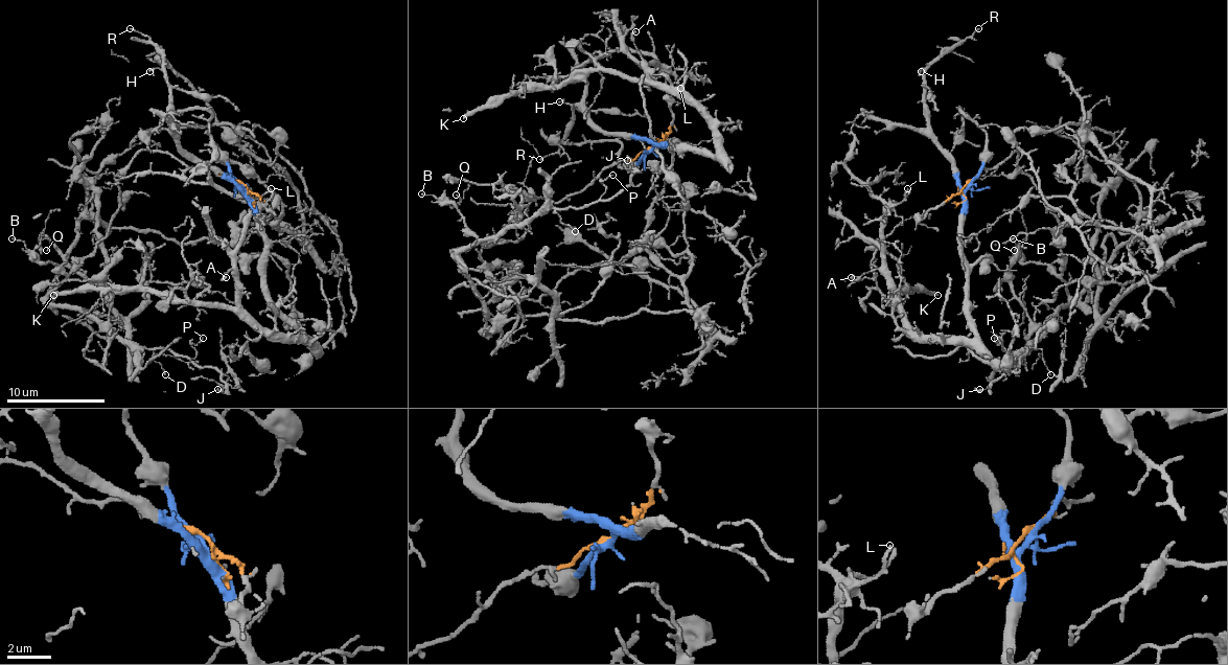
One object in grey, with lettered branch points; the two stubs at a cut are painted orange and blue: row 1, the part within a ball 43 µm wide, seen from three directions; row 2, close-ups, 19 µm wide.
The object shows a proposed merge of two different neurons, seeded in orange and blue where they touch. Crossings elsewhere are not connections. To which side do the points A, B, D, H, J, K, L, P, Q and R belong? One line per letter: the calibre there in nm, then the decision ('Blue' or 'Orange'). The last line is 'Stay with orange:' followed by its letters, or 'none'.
A: Thickness 90 nm. Blue
B: Thickness 100 nm. Orange
D: Thickness 100 nm. Orange
H: Thickness 150 nm. Blue
J: Thickness 180 nm. Orange
K: Thickness 300 nm. Blue
L: Thickness 130 nm. Blue
P: Thickness 100 nm. Orange
Q: Thickness 110 nm. Orange
R: Thickness 120 nm. Blue
Stay with orange: B, D, J, P, Q

